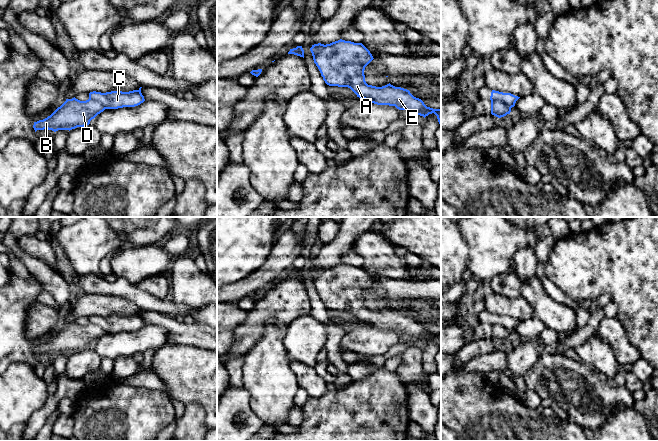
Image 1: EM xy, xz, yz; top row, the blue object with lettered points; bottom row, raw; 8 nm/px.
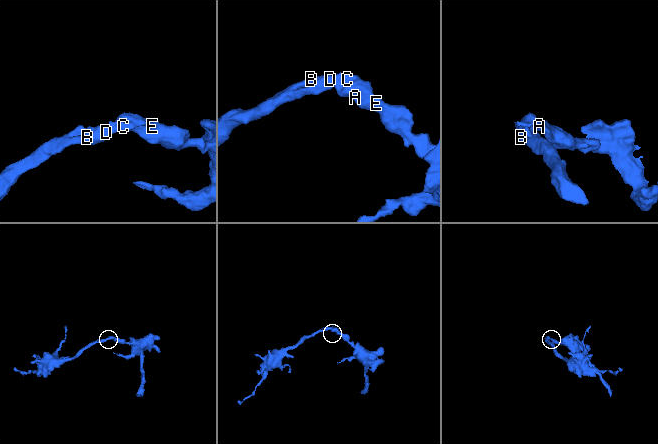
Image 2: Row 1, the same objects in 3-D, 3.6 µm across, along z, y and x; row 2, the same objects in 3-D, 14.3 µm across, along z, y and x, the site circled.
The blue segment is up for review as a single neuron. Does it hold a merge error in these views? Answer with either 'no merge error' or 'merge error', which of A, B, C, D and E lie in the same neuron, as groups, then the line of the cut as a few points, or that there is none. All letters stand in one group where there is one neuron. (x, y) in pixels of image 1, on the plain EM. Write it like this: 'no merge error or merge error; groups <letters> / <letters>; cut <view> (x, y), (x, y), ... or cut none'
merge error; groups A C E / B D; cut yz (491, 324), (501, 324), (511, 331)

